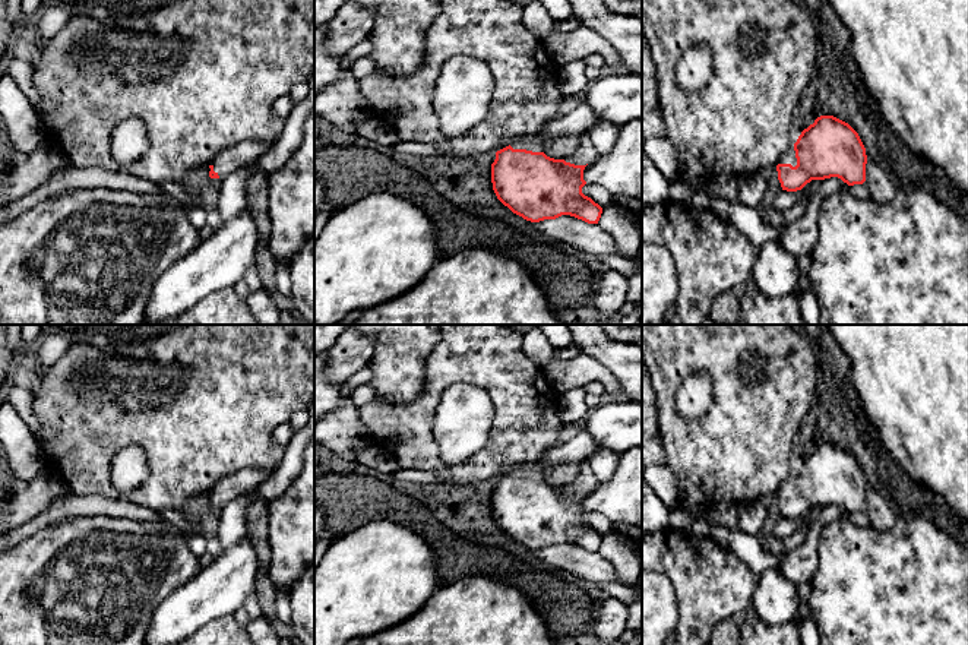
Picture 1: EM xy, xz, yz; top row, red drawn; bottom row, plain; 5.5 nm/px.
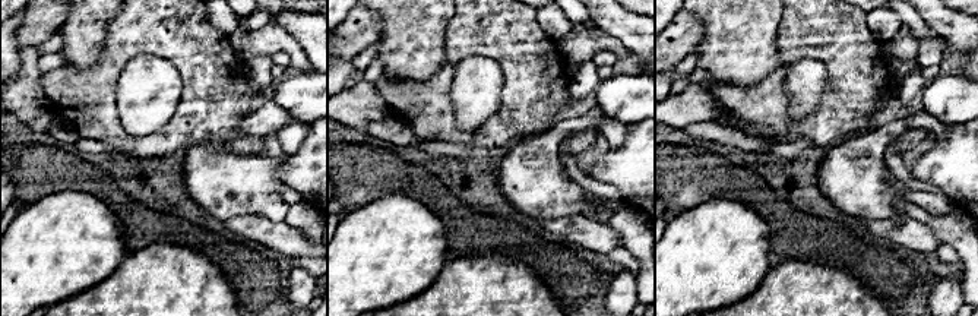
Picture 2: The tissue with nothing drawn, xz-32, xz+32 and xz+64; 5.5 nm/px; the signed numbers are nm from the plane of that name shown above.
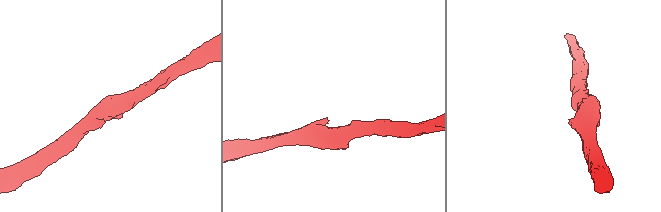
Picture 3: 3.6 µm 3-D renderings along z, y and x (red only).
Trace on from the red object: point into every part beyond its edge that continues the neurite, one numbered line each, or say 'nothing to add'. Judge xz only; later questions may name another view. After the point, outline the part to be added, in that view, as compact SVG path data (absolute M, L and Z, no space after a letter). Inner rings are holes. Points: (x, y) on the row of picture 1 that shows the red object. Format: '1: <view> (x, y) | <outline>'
1: xz (584, 117) | M582 102L570 114L550 121L538 136L516 139L510 146L513 149L544 152L542 148L548 139L559 136L581 136L588 133L598 121L601 120L597 117L595 111L588 104Z

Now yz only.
1: yz (788, 157) | M794 148L787 151L778 161L778 164L791 164L793 167L797 165L795 151Z

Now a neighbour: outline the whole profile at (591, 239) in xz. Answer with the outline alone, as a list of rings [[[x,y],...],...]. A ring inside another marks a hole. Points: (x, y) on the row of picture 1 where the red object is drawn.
[[[570,215],[535,222],[537,231],[588,254],[619,254],[610,233]]]

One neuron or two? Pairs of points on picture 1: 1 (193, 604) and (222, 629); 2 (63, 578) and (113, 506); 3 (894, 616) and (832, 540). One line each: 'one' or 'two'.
1: two
2: two
3: one

